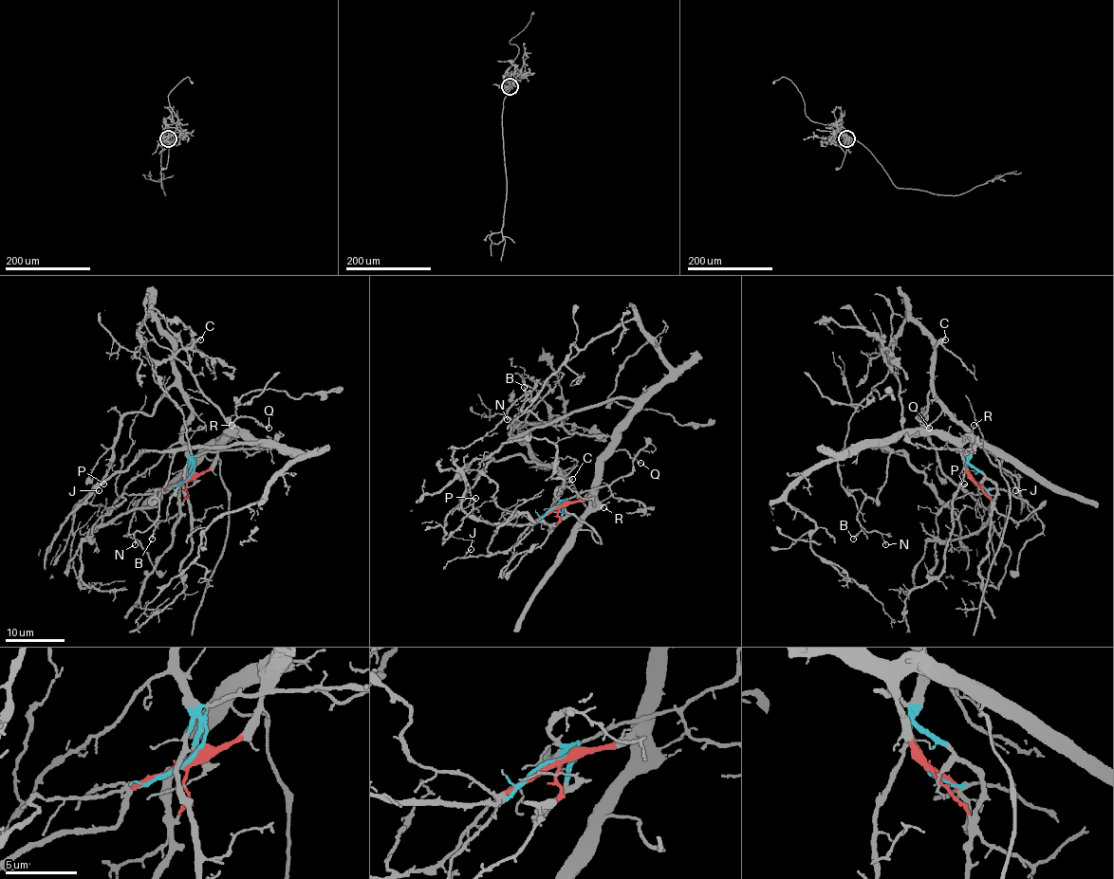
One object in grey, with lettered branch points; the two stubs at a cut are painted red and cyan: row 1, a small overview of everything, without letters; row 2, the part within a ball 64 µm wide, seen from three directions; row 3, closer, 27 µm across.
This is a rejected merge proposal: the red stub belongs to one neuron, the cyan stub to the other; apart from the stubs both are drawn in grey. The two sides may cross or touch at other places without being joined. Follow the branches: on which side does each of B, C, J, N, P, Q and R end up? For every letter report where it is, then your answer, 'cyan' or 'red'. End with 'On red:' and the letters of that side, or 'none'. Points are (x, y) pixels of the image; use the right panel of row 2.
B: at (853, 539); red
C: at (945, 339); cyan
J: at (1015, 490); cyan
N: at (885, 544); red
P: at (964, 484); cyan
Q: at (929, 428); red
R: at (974, 425); red
On red: B, N, Q, R

